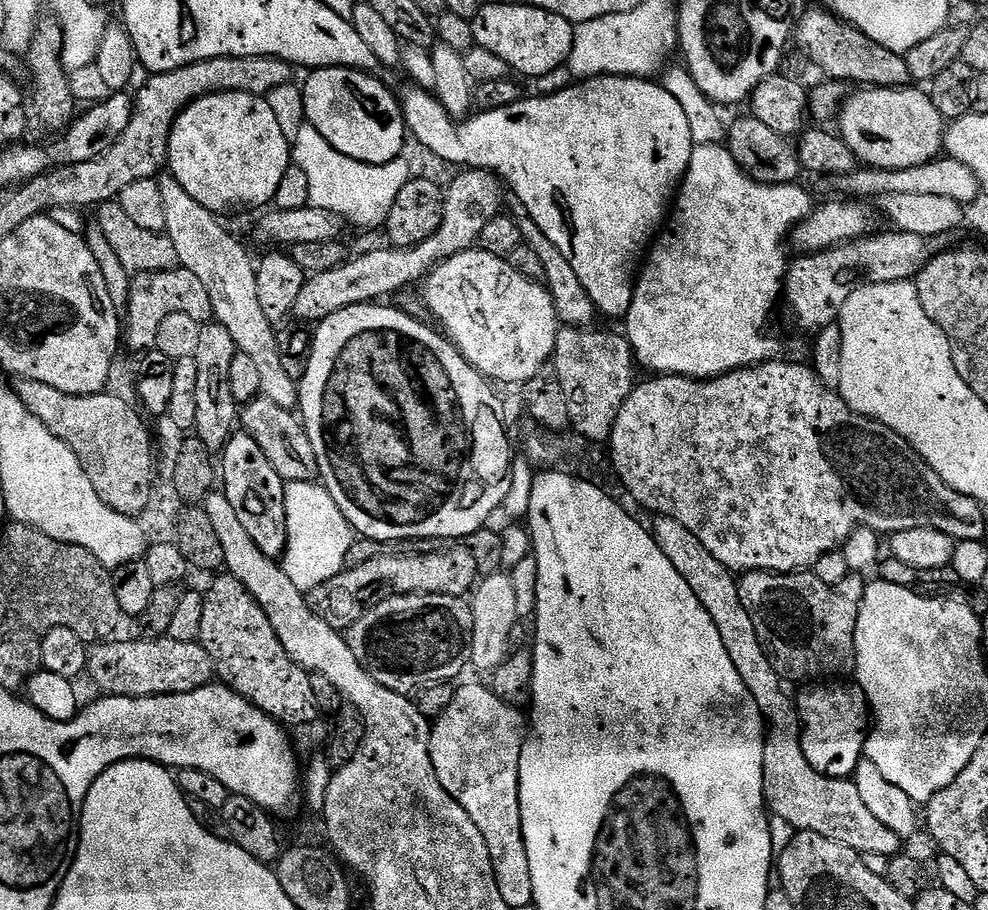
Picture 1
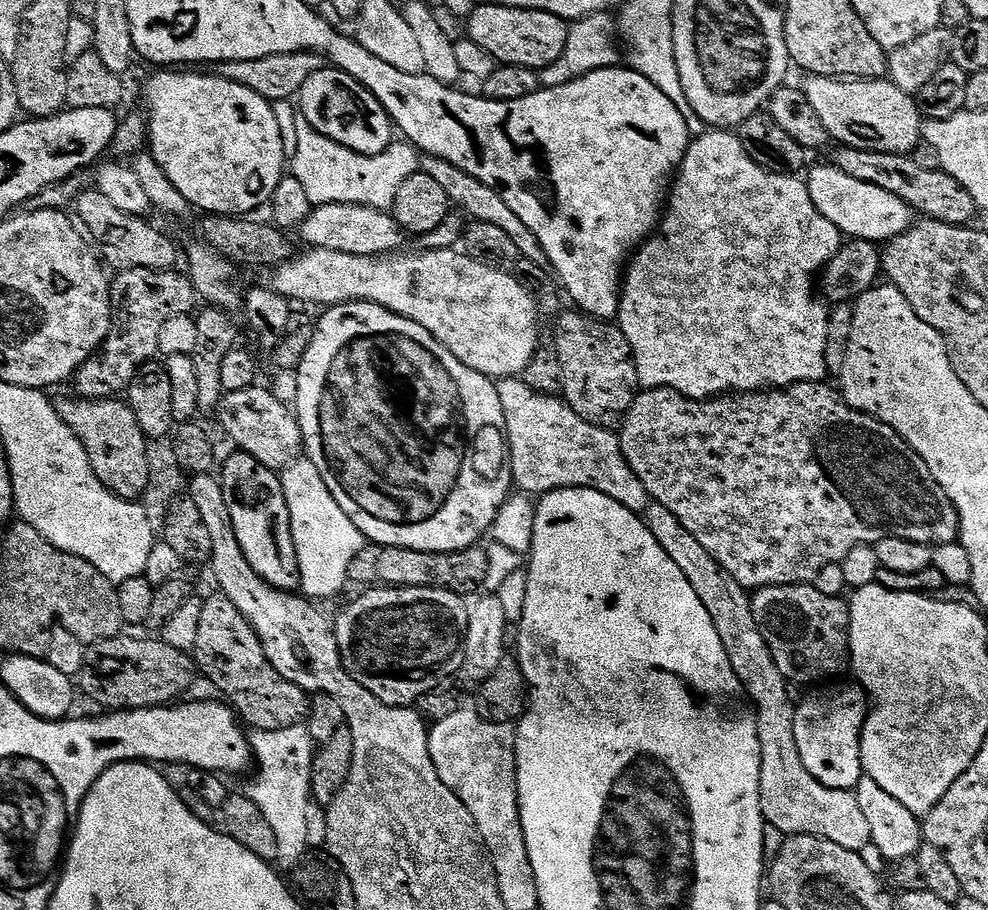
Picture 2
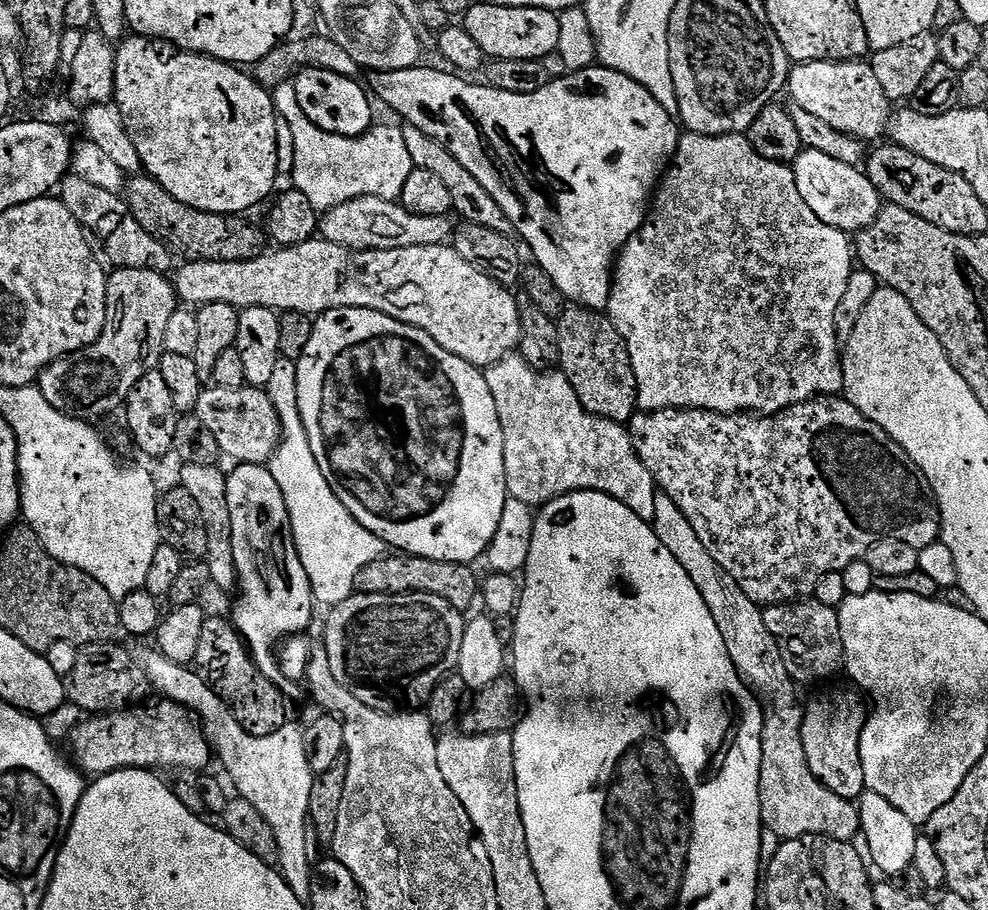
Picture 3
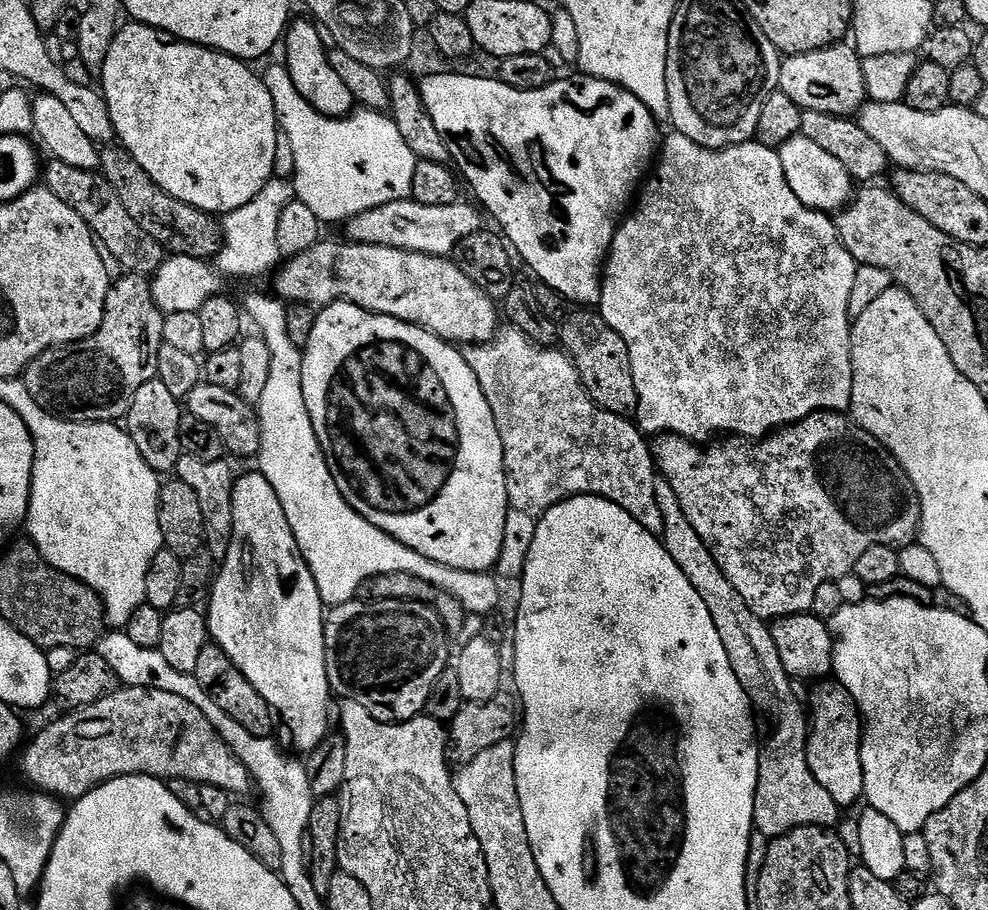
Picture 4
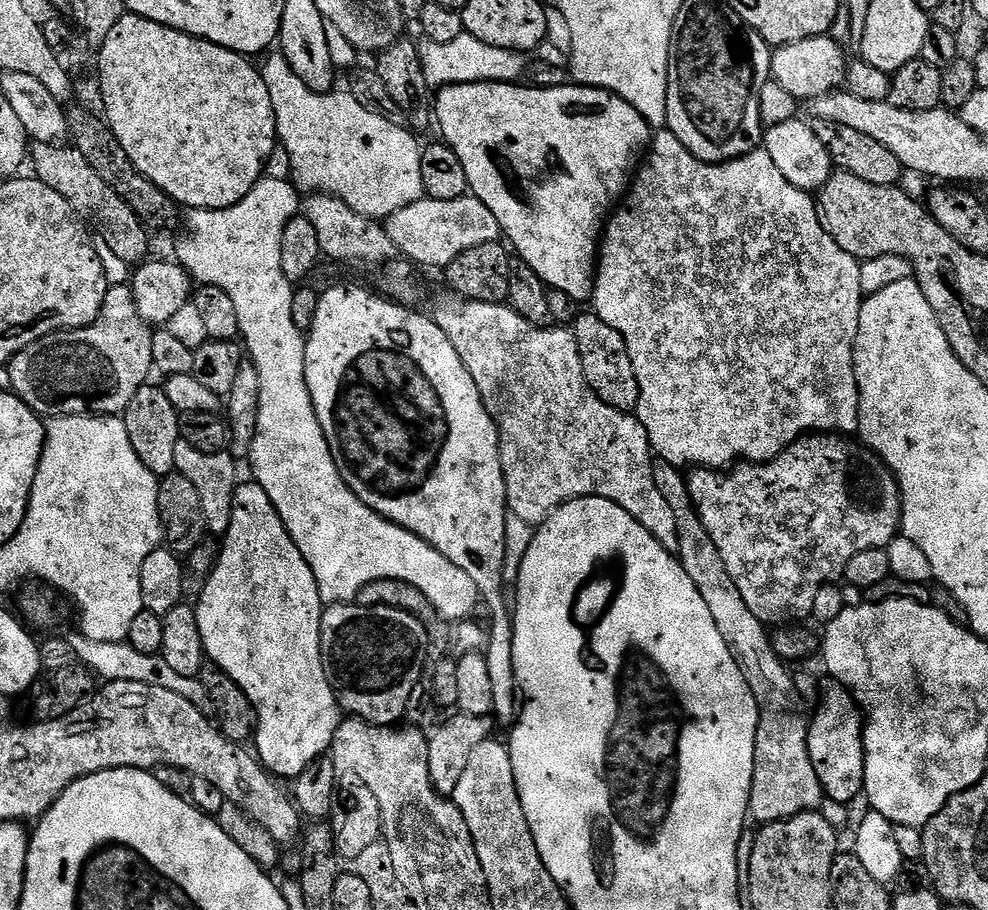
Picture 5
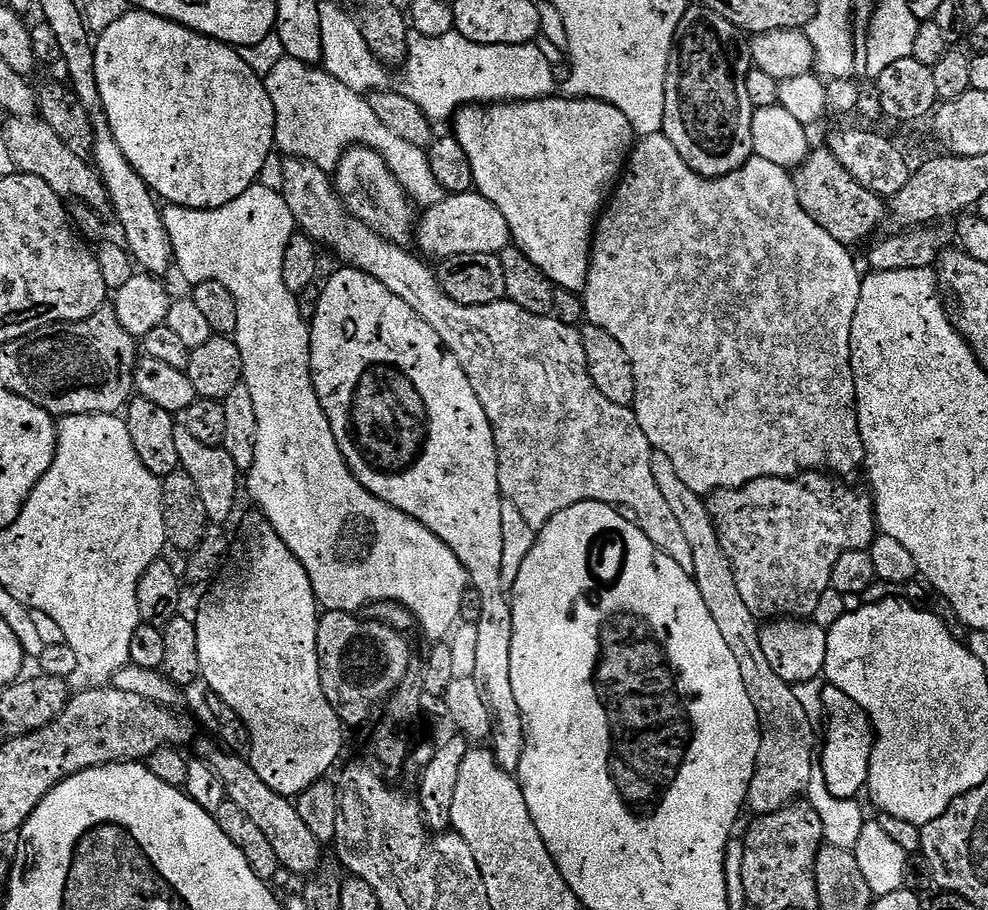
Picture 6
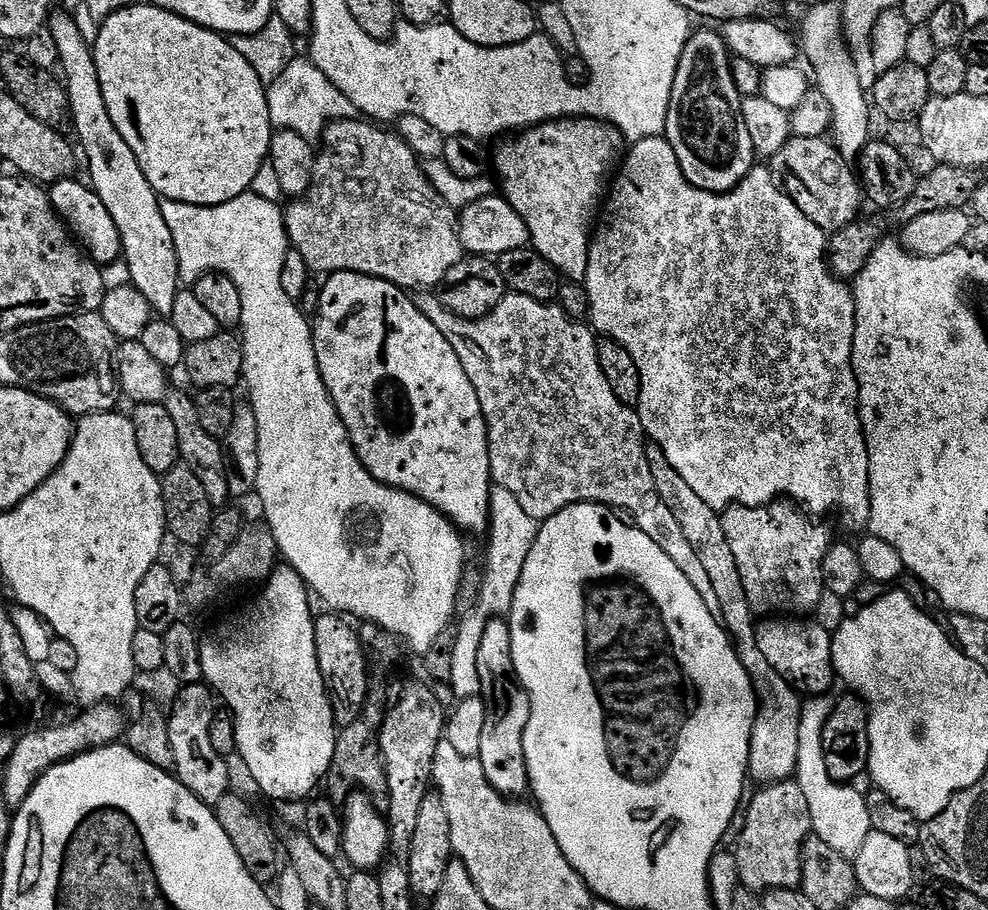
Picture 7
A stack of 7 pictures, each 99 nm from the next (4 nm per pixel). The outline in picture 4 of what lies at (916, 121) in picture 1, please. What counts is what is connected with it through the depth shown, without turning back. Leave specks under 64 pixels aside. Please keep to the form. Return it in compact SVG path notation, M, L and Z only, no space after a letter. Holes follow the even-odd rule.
M841 42L810 53L789 55L780 65L779 91L785 92L801 110L820 111L828 116L851 117L868 100L862 78L862 57L851 43Z

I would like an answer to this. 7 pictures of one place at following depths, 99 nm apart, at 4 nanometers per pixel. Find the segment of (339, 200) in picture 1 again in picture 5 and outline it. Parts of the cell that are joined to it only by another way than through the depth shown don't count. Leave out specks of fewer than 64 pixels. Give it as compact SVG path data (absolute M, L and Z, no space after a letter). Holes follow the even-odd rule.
M283 54L275 55L269 55L267 57L269 60L265 64L262 64L262 75L266 82L266 90L270 90L270 102L274 102L274 118L276 119L278 144L279 147L286 150L286 154L290 154L290 166L292 167L291 179L301 193L336 196L342 202L346 202L346 206L350 206L350 210L354 210L371 220L381 222L387 221L388 217L395 214L398 210L402 210L402 206L410 206L414 202L425 199L424 187L422 186L422 144L419 144L412 137L415 135L404 124L395 125L394 122L387 121L381 115L371 110L366 110L348 90L342 90L342 92L339 92L339 90L330 92L315 92L314 90L310 90L310 86L306 86L306 82L302 82L302 78L298 78L298 74L294 74L294 70L290 70L290 62L286 62Z

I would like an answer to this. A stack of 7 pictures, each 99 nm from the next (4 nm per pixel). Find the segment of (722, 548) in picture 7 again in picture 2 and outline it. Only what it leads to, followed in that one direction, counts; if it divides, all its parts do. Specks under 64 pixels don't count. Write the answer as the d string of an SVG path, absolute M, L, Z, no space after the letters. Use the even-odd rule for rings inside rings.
M655 502L649 503L642 514L644 525L658 538L658 546L670 554L671 560L686 574L686 582L694 586L694 594L702 598L702 606L706 606L706 614L714 622L714 630L718 630L718 638L722 638L722 646L726 646L726 658L730 658L730 666L734 666L734 674L742 682L752 707L756 709L758 722L758 742L762 750L762 770L760 771L760 805L764 815L764 823L776 826L790 836L817 836L826 838L837 846L846 846L846 850L861 852L872 842L870 826L866 823L866 814L862 814L862 806L858 806L855 795L849 790L834 790L830 786L822 786L806 766L802 766L802 754L798 754L798 742L794 738L794 718L796 704L788 693L790 684L771 658L770 648L754 622L749 593L741 584L734 582L730 574L710 554L706 554L702 542L666 510L666 506Z

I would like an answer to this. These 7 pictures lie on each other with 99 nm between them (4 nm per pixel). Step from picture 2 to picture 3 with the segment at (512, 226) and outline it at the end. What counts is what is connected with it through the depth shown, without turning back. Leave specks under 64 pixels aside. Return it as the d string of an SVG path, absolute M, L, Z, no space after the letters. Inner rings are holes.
M404 124L403 130L406 151L410 153L413 168L434 170L434 175L450 189L452 212L460 215L461 221L478 226L490 226L498 230L498 234L513 235L512 223L510 218L506 218L506 214L502 214L502 206L498 206L498 202L494 202L494 198L486 194L486 186L482 186L482 182L478 182L478 178L474 178L474 174L470 174L470 170L466 170L466 166L462 166L462 162L458 162L458 158L454 158L454 154L450 154L446 146L442 146L442 142L430 138L430 134L422 134L418 126Z

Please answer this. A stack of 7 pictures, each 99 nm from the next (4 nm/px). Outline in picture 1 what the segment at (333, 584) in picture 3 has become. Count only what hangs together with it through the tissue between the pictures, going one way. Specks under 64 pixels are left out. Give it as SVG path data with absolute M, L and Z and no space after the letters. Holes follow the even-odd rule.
M291 482L284 490L286 506L286 550L282 567L286 578L307 594L314 586L330 582L346 567L346 554L354 539L352 529L342 510L330 498L330 494L316 482Z

